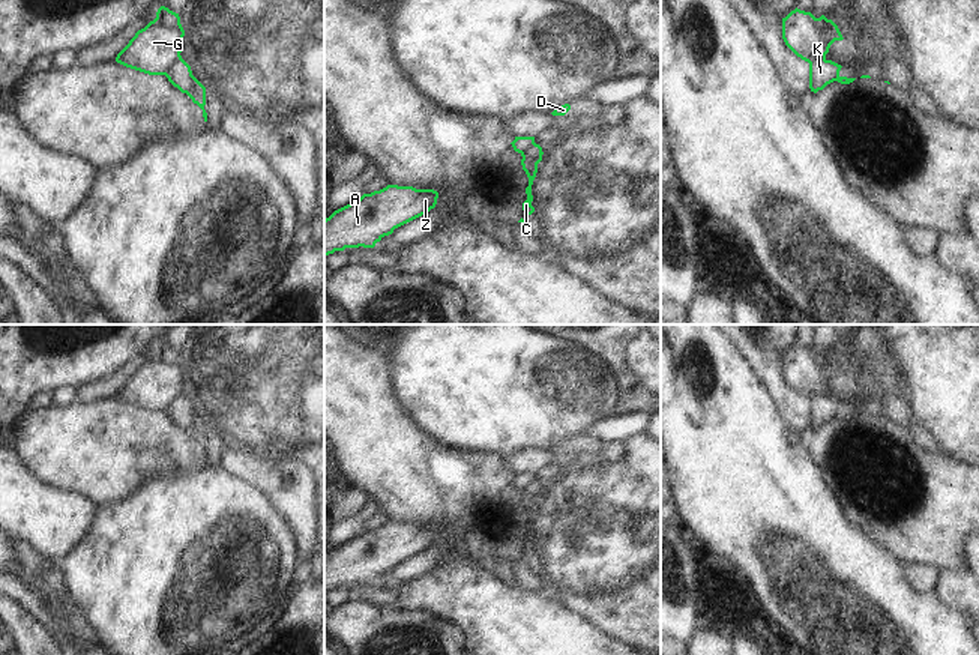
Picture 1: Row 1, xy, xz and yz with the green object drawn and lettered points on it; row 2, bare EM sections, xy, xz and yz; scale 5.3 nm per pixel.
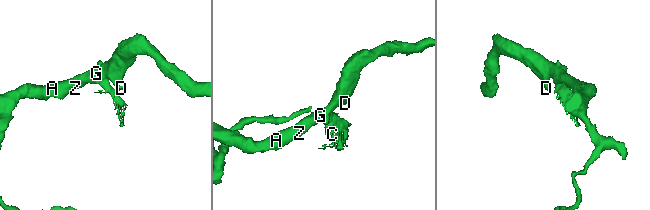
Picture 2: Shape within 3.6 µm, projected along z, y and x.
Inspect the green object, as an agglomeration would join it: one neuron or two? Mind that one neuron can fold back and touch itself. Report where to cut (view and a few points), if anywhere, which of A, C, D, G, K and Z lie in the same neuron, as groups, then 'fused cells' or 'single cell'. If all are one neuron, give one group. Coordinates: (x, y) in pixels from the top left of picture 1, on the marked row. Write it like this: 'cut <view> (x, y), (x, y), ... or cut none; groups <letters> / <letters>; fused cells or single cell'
cut xz (533, 141), (520, 152), (512, 144); groups A D G K Z / C; fused cells

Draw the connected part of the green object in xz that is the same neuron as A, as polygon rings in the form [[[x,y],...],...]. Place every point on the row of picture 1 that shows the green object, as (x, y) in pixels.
[[[387,185],[363,194],[324,219],[324,257],[345,248],[374,248],[395,228],[435,207],[438,192]]]

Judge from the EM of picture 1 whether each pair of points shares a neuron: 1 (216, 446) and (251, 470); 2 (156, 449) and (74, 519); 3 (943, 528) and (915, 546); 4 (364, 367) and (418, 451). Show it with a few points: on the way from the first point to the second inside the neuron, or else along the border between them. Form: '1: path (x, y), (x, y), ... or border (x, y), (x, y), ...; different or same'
1: border (227, 446), (219, 458), (221, 466); different
2: border (74, 490), (90, 498), (98, 505); different
3: path (936, 528), (922, 538); same
4: path (364, 388), (364, 397), (397, 430); same

